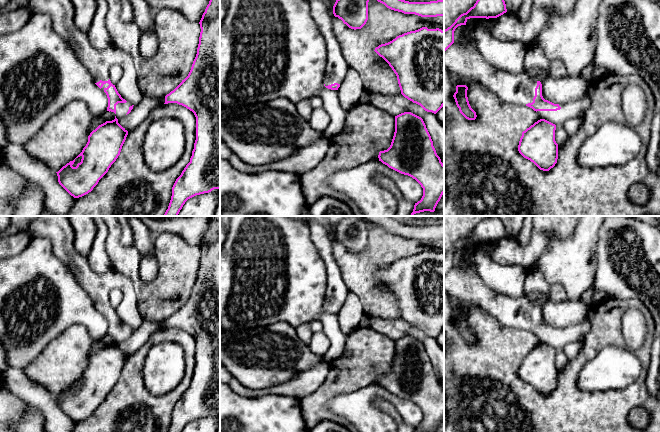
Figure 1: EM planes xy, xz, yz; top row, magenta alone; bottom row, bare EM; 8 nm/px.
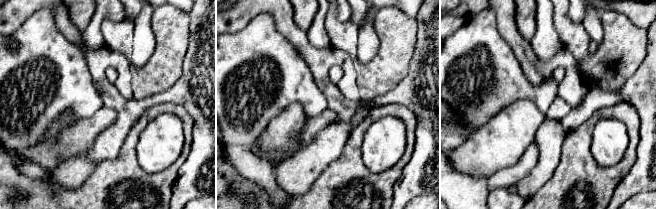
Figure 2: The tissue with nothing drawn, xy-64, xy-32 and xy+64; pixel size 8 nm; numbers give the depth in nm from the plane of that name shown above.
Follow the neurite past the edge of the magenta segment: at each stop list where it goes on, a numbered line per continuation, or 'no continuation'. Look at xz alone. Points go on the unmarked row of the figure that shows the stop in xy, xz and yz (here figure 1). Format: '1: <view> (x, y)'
1: xz (336, 291)

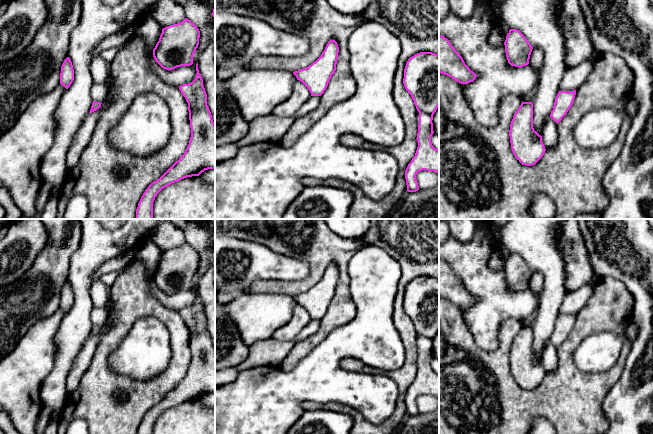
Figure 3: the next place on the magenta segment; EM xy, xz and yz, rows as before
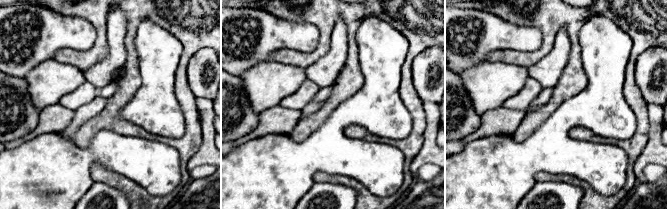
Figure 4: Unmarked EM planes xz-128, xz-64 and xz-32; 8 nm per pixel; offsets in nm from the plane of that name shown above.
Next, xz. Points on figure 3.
no continuation

